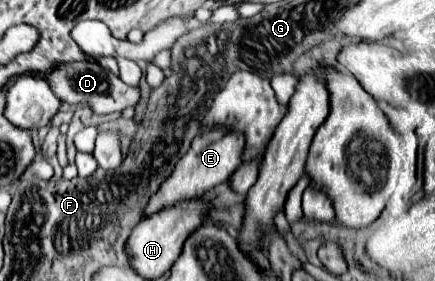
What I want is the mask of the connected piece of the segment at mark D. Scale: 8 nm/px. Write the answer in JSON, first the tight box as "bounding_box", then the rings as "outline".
{"bounding_box":[21,60,139,114],"outline":[[[81,60],[77,64],[61,64],[61,68],[51,68],[49,72],[25,72],[21,76],[35,76],[43,78],[51,84],[55,94],[67,102],[67,104],[85,104],[91,108],[93,114],[111,114],[121,112],[129,106],[135,106],[139,102],[139,88],[129,88],[119,76],[105,70],[97,60]]]}

